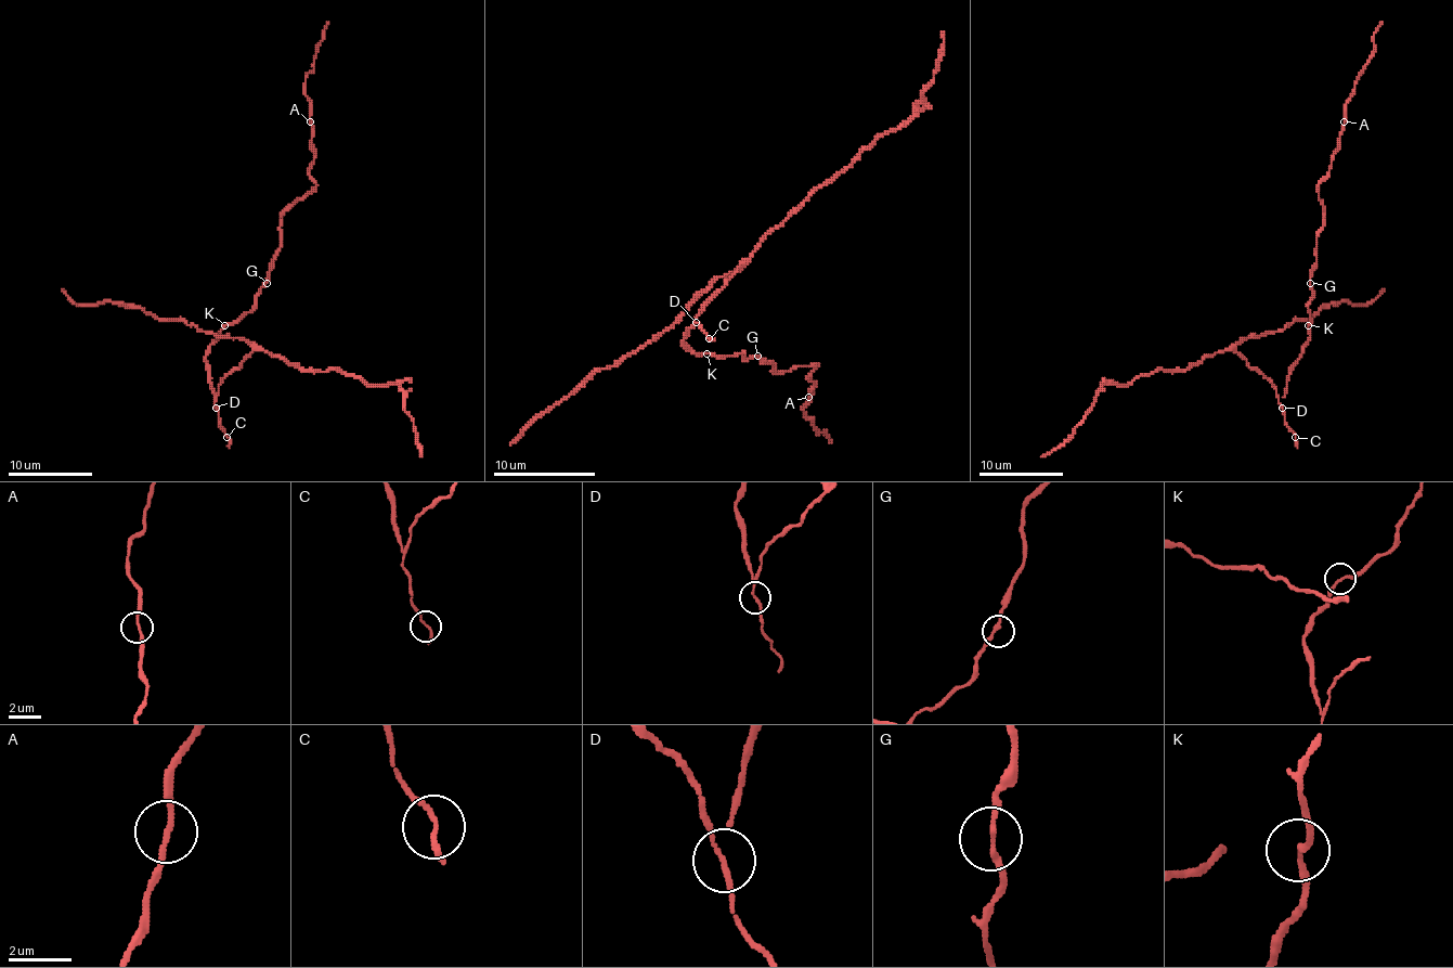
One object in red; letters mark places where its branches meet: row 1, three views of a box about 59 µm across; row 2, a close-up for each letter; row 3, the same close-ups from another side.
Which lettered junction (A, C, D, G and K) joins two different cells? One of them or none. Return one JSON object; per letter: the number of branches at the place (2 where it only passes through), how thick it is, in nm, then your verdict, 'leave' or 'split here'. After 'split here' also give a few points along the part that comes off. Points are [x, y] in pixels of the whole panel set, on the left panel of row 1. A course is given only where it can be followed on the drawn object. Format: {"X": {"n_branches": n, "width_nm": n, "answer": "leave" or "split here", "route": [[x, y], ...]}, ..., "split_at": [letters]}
{"A": {"n_branches": 2, "width_nm": 160, "answer": "leave"}, "C": {"n_branches": 2, "width_nm": 140, "answer": "leave"}, "D": {"n_branches": 2, "width_nm": 150, "answer": "split here", "route": [[217, 408], [218, 384], [255, 350], [266, 350], [303, 370], [339, 370], [368, 384], [397, 384], [419, 456]]}, "G": {"n_branches": 2, "width_nm": 180, "answer": "leave"}, "K": {"n_branches": 2, "width_nm": 180, "answer": "leave"}, "split_at": ["D"]}

